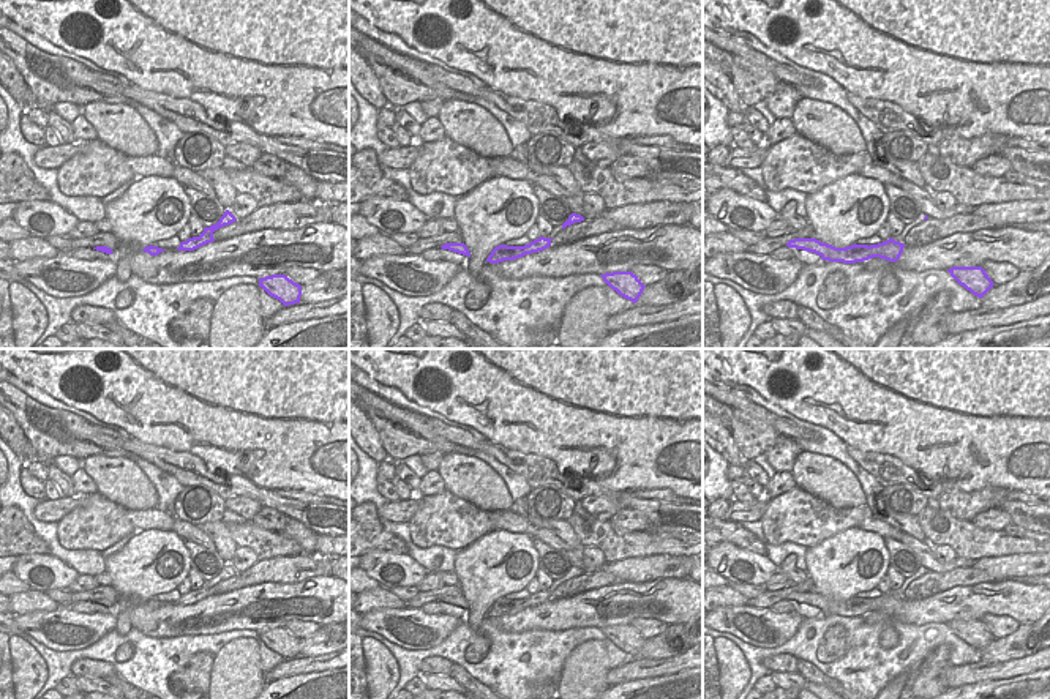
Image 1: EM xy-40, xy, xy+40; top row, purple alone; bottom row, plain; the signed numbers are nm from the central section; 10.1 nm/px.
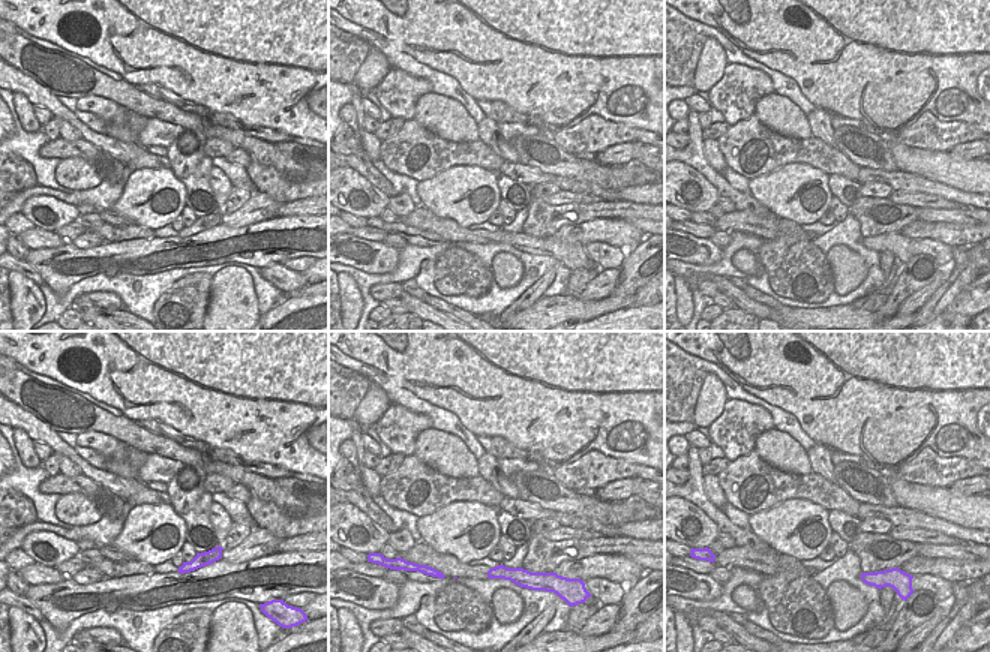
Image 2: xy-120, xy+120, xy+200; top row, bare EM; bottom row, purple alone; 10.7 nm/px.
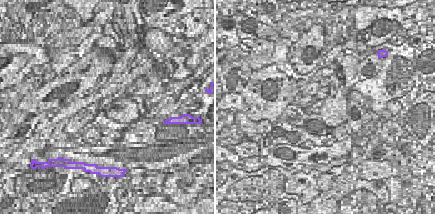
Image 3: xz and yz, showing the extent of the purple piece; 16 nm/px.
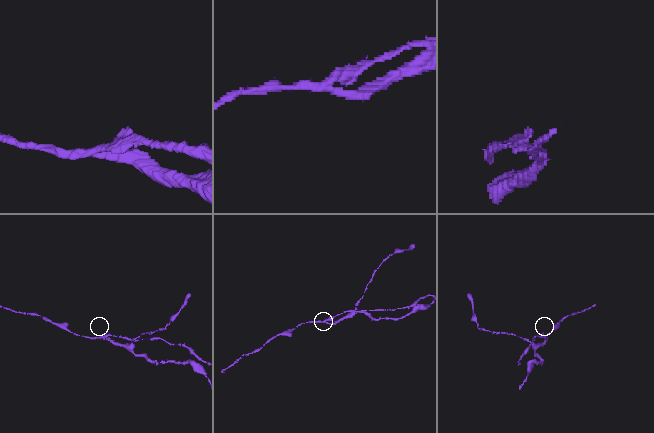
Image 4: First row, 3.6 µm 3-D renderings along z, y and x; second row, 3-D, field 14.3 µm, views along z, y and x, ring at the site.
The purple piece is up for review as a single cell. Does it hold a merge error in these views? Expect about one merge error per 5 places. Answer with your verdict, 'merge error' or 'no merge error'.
merge error

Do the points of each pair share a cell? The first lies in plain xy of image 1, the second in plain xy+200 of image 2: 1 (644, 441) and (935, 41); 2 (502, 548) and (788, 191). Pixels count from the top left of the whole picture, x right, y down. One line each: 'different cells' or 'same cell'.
1: same cell
2: same cell

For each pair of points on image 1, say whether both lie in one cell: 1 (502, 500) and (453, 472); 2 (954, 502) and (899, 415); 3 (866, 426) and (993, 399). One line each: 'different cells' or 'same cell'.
1: same cell
2: different cells
3: same cell

